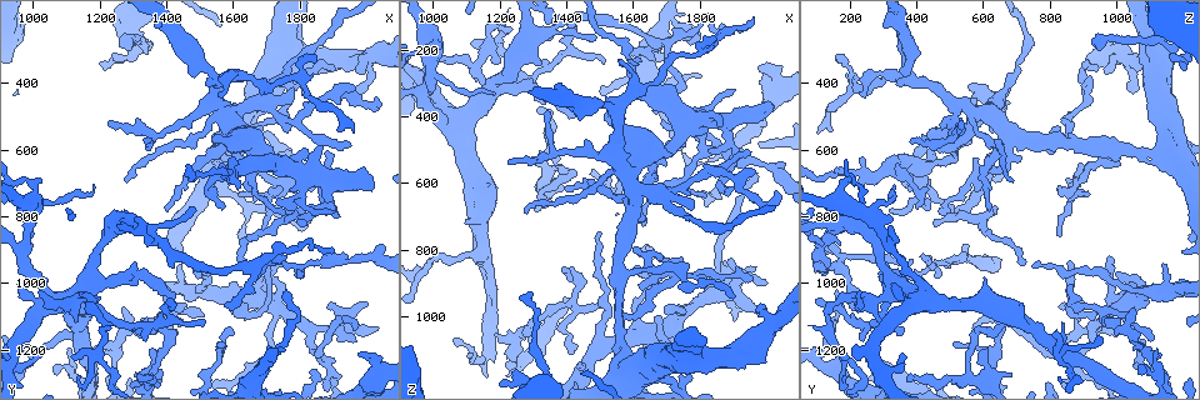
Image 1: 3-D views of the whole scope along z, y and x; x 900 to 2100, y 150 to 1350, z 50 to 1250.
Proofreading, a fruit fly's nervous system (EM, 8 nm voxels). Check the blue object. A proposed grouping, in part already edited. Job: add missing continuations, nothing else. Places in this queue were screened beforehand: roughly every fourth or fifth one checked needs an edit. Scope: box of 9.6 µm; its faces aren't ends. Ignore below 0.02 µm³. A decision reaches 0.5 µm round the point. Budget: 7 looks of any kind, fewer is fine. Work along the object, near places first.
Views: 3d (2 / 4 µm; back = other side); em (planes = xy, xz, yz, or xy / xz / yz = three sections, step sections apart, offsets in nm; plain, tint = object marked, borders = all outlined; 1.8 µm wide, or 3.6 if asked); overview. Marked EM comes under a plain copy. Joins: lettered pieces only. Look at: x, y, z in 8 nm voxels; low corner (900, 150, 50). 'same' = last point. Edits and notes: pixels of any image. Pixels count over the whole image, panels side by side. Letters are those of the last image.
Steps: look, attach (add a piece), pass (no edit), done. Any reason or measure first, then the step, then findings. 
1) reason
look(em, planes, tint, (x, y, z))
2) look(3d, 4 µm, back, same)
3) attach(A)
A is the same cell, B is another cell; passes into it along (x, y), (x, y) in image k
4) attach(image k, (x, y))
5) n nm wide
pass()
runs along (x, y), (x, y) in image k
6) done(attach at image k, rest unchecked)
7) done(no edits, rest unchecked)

free end
look(em, planes, borders, (2030, 720, 370))

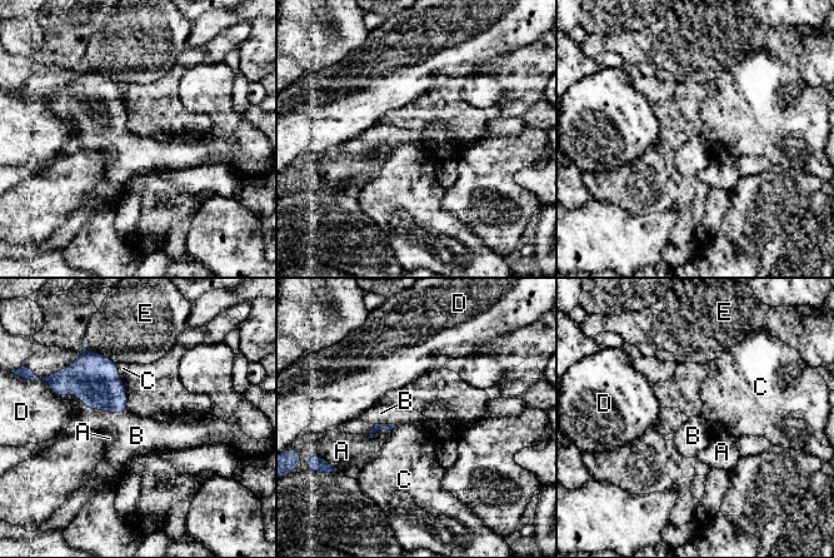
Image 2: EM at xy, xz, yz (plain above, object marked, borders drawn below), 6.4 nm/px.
attach(B)
B is the same cell, A, C, D and E are other cells; it goes on there

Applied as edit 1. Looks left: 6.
see it whole again
look(overview)

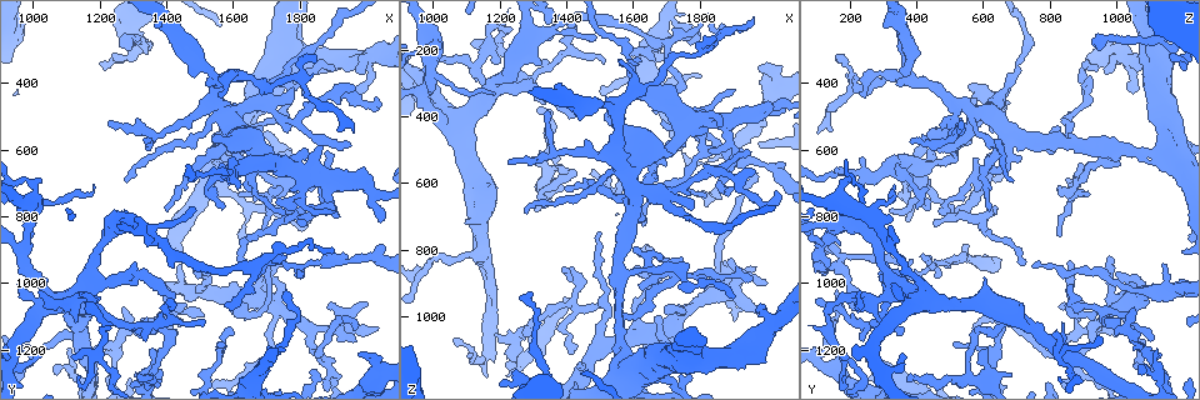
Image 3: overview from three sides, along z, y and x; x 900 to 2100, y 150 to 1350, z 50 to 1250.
an open end
look(em, xz, step 16, borders, (1850, 340, 170))

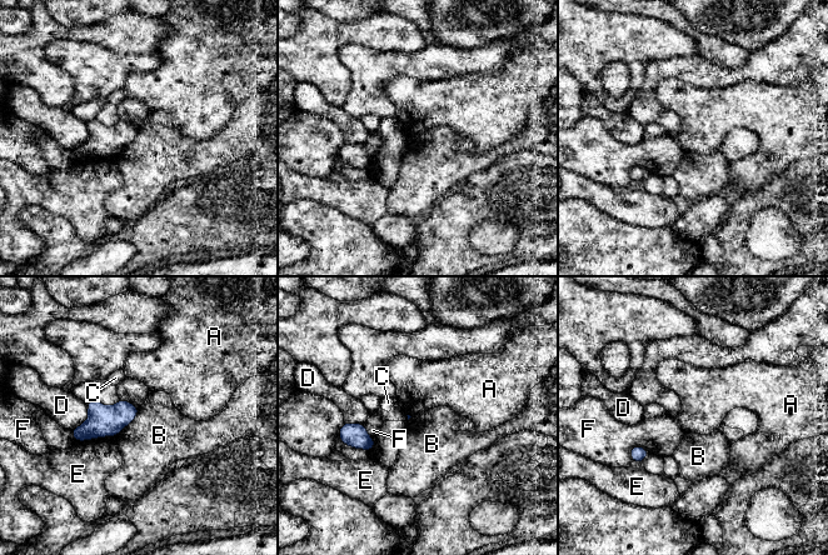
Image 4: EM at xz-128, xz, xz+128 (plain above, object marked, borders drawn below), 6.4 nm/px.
pass()
A, B, C, D, E and F are other cells; border along (139, 408), (135, 416), (115, 435) in image 4; none of them fits

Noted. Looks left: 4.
thin end
look(3d, 2 µm, (1010, 1030, 240))

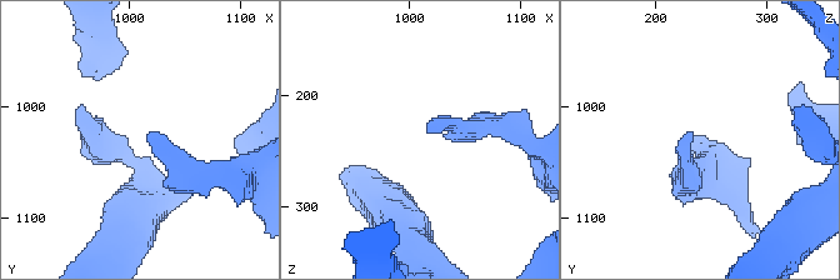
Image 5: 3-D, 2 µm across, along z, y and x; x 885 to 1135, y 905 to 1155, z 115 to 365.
now the EM
look(em, xy, step 16, borders, (1018, 1030, 232))

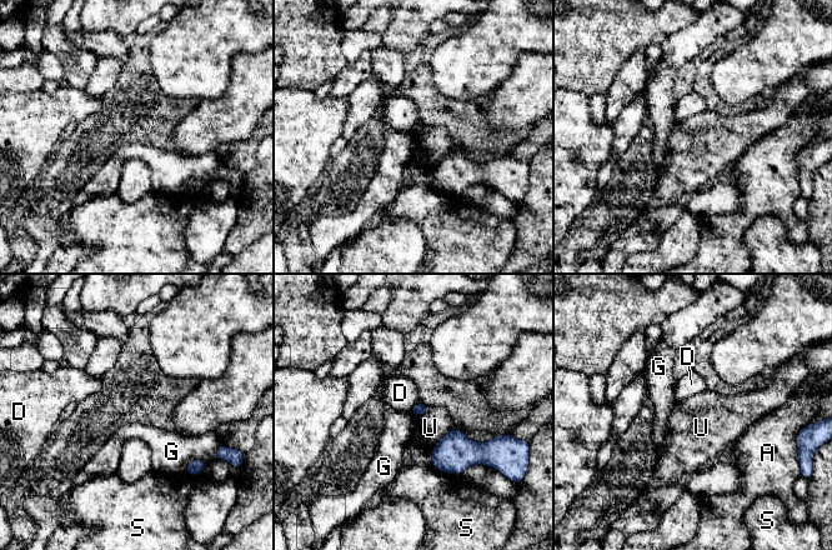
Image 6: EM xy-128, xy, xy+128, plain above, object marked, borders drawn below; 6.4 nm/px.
pass()
A, D, G, S and U are other cells; border along (419, 401), (410, 411) in image 6; none of them fits

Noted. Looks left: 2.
done(attach at image 2, rest unchecked)

